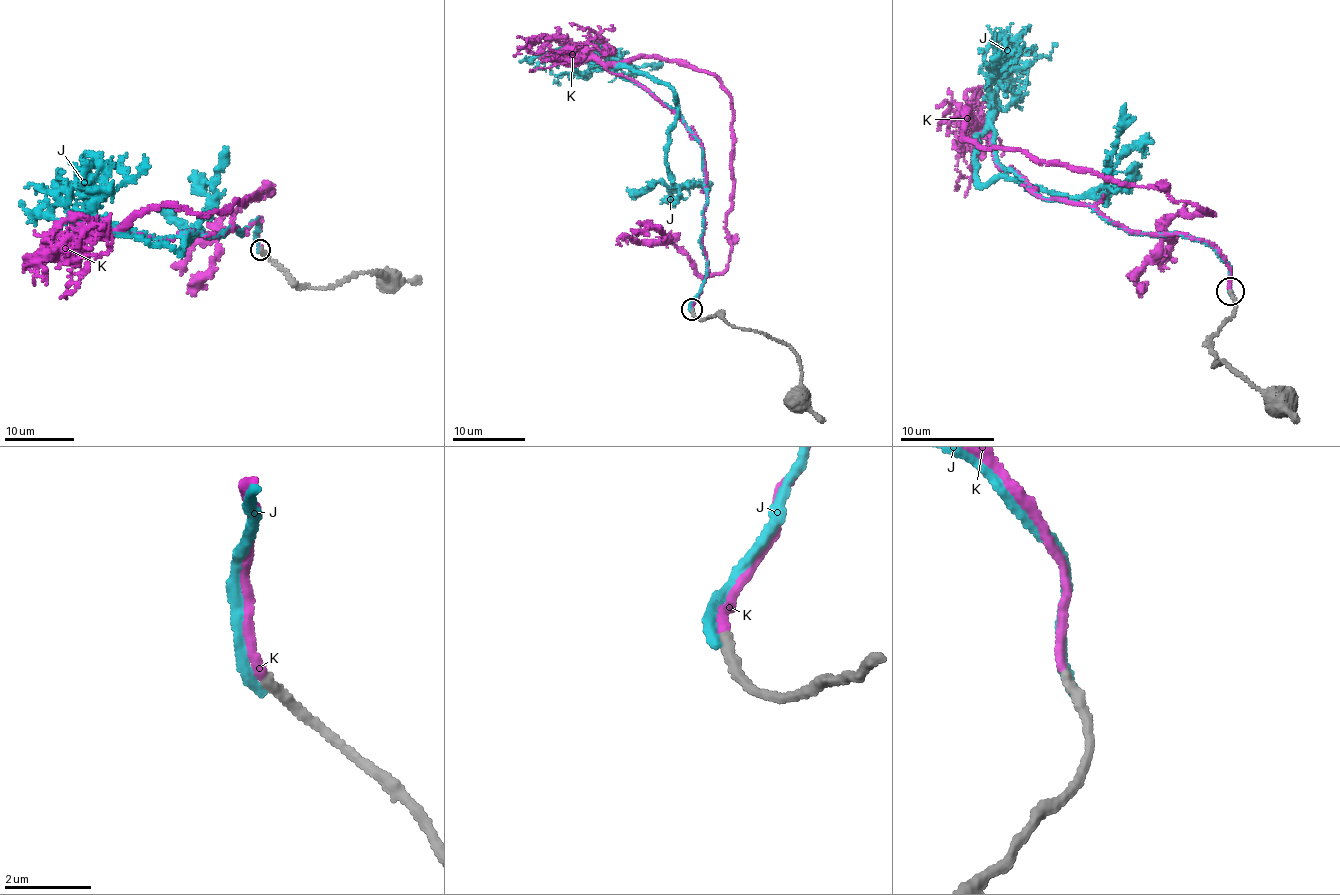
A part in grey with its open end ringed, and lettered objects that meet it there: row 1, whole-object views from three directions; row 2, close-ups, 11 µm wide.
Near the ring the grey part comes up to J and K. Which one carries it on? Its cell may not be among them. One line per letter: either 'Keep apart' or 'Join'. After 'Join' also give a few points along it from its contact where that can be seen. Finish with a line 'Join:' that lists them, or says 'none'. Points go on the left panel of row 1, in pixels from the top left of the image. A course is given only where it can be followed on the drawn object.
J: Keep apart
K: Join. Its course: (260, 251), (259, 218), (109, 236), (272, 190), (220, 218), (186, 291)
Join: K

